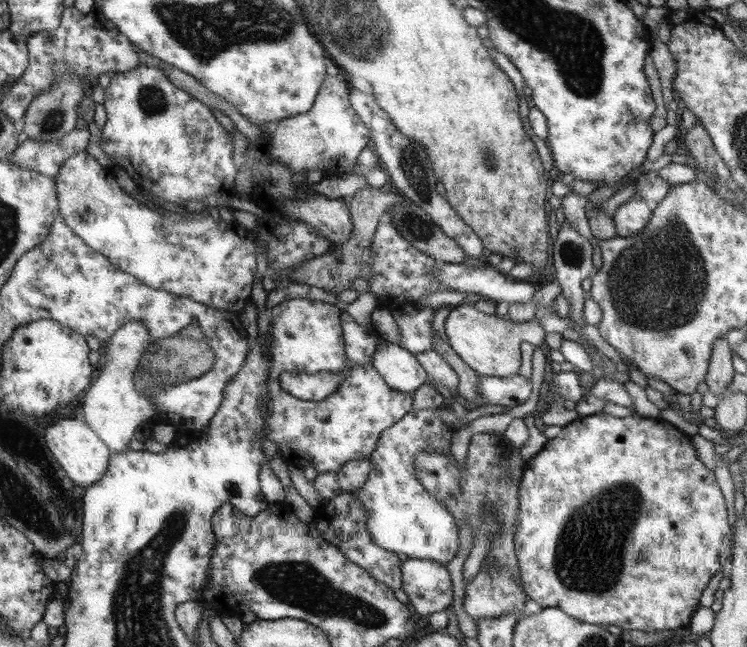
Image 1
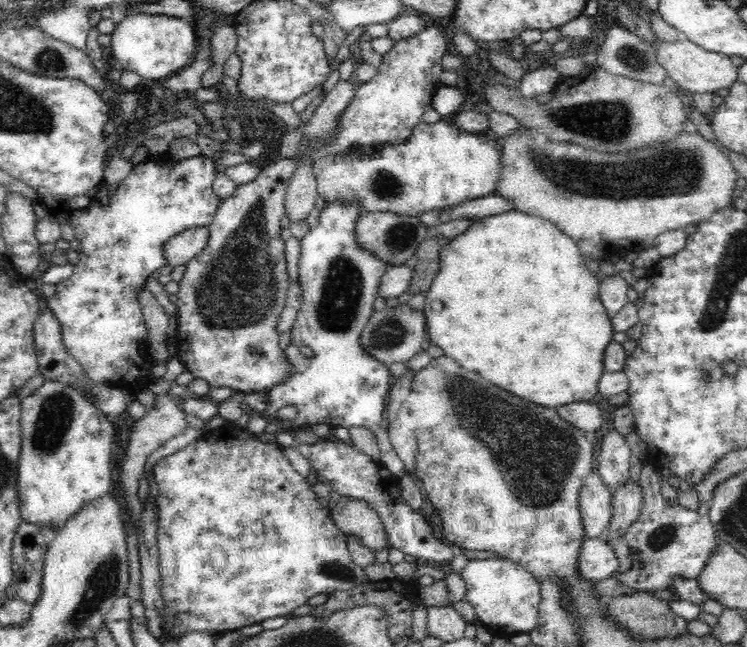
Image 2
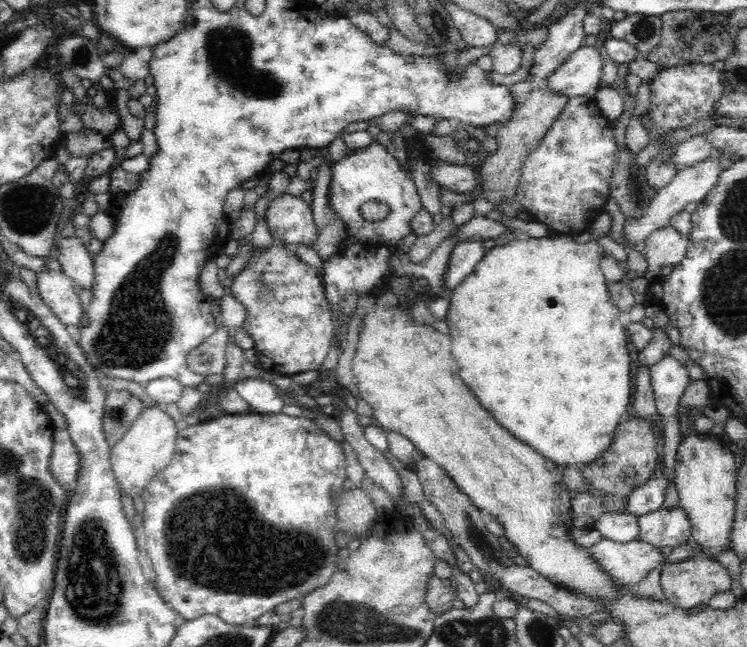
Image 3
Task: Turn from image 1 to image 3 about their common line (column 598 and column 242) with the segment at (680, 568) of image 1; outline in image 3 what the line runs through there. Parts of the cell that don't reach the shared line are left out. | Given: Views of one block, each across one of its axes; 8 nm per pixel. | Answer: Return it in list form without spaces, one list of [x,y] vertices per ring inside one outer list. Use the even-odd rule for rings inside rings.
[[[221,413],[209,421],[191,422],[179,430],[175,444],[174,456],[152,480],[148,480],[141,497],[144,502],[142,528],[145,534],[147,554],[156,572],[156,590],[160,597],[178,614],[179,620],[186,622],[208,614],[219,616],[222,621],[234,625],[254,624],[259,616],[272,611],[284,602],[303,600],[310,592],[321,588],[337,572],[339,564],[336,545],[337,506],[344,494],[342,487],[346,480],[346,457],[341,443],[329,437],[317,427],[312,419],[270,413],[269,415],[242,413]]]

